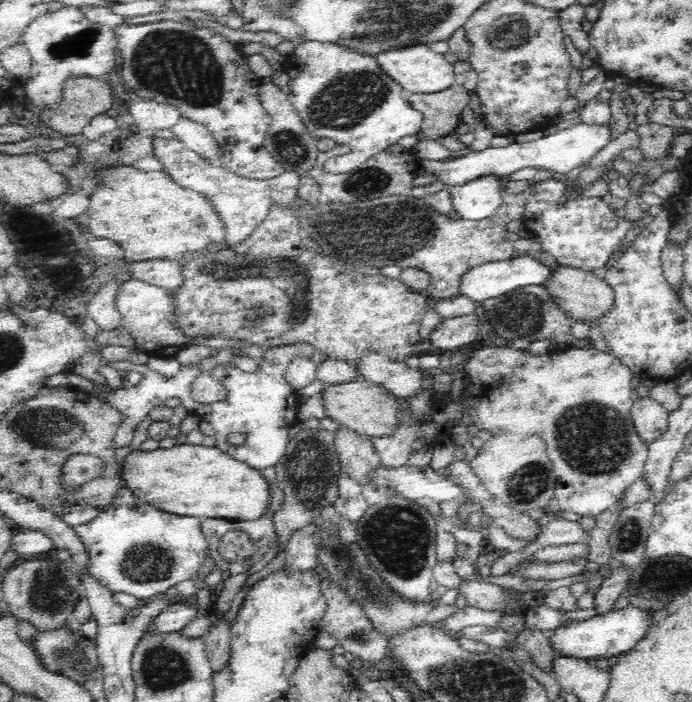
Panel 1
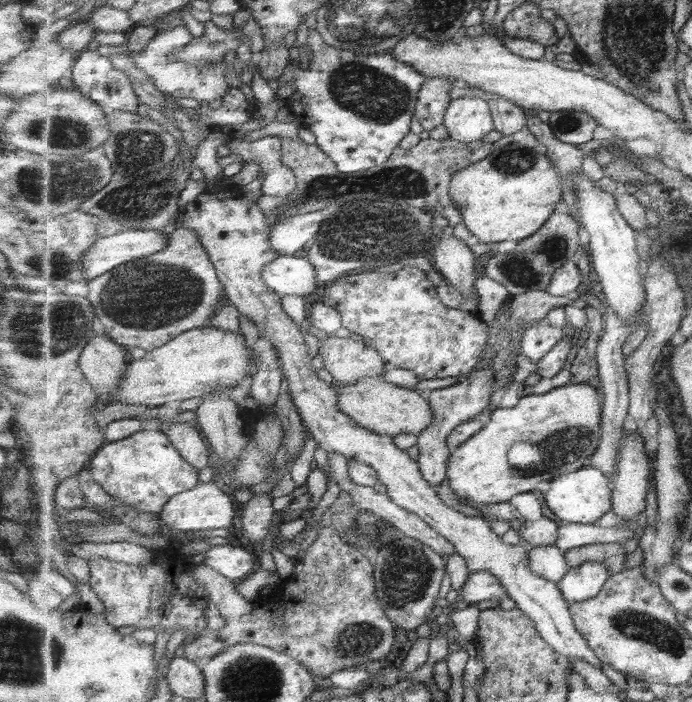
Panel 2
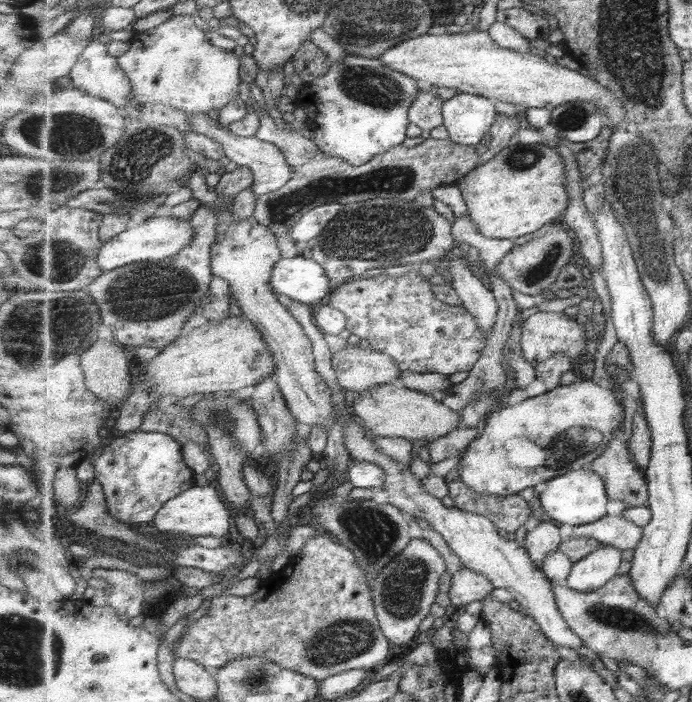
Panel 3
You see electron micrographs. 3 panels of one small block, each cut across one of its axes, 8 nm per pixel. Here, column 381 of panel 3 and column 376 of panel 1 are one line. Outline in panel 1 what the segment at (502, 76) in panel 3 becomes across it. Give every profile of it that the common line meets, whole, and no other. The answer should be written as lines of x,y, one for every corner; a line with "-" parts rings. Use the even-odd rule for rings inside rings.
429,44
392,49
375,57
382,70
401,84
407,94
442,92
455,83
454,65
447,62
444,55
434,52

